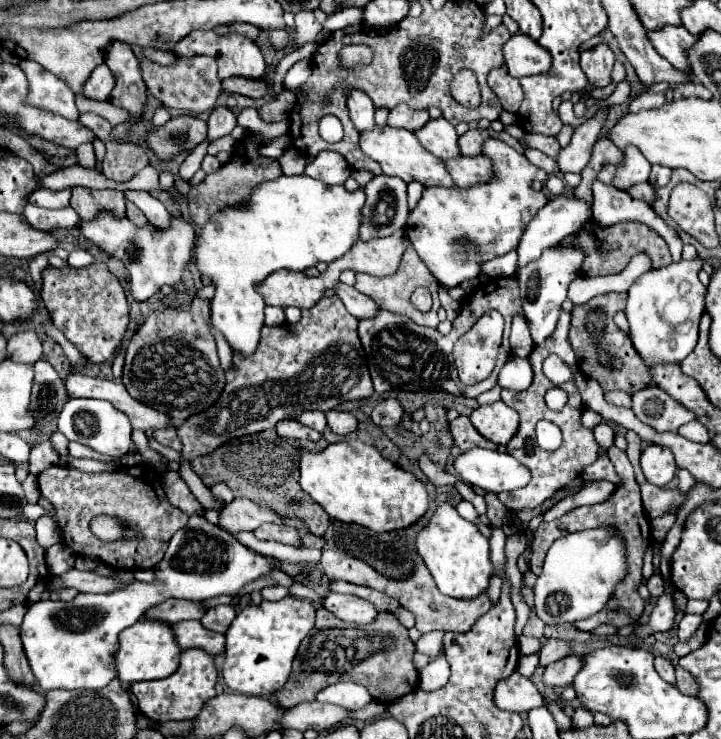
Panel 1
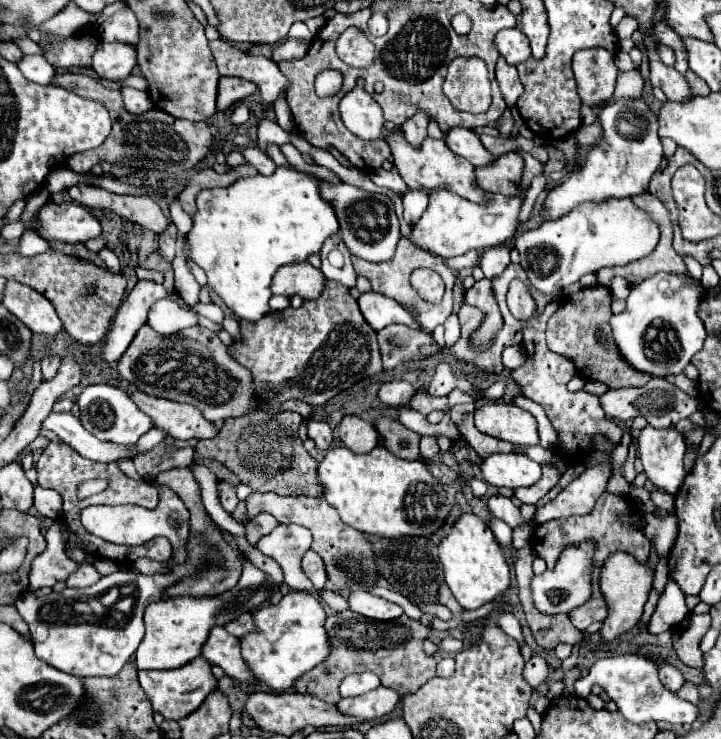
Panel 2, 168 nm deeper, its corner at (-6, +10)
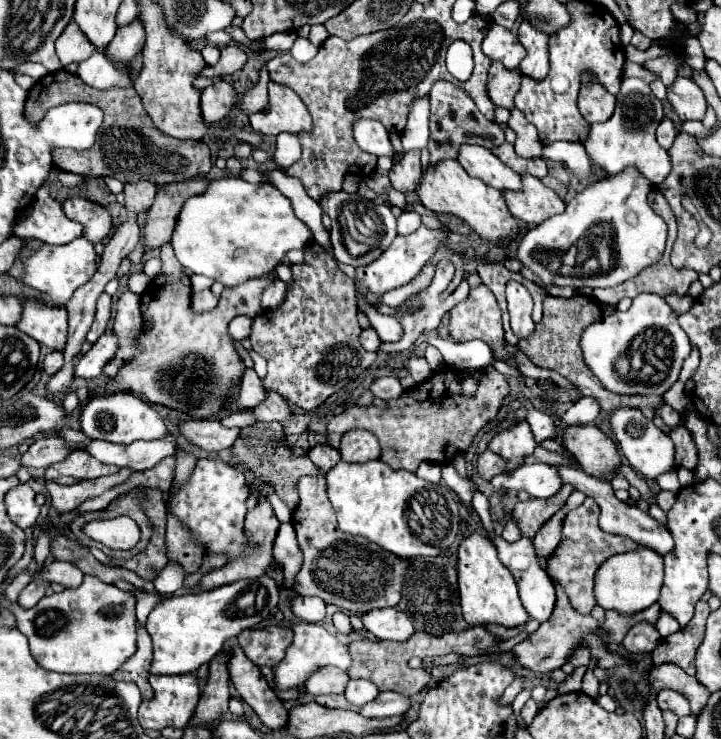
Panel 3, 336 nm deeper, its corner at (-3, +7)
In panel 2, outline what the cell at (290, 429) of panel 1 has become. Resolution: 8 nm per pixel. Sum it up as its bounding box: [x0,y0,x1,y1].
[304,419,332,449]

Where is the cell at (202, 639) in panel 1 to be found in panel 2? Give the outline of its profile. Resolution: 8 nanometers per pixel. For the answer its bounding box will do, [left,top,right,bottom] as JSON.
[202,627,254,681]

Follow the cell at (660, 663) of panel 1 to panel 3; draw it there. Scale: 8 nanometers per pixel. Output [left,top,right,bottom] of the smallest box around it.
[657,690,691,718]

